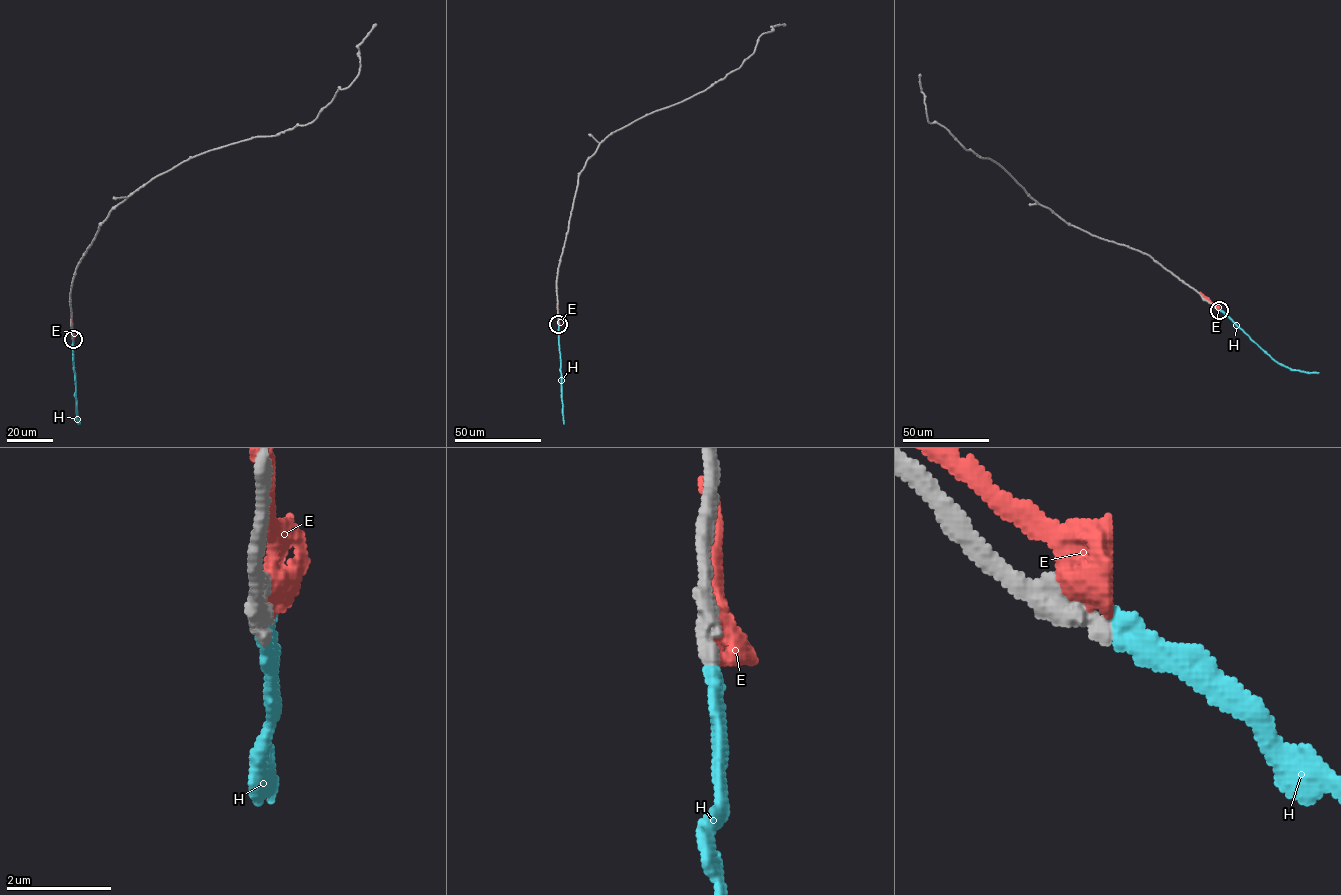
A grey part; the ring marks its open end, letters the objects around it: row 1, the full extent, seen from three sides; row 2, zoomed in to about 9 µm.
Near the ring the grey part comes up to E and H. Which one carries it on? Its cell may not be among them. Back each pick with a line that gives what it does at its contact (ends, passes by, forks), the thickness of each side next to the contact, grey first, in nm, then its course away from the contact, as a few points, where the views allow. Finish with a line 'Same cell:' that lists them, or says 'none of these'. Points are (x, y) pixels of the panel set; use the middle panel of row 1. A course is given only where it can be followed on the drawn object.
H: it ends there; 320 nm thick on the grey side, 360 nm on the other; it runs (558, 324), (564, 424)
Same cell: H

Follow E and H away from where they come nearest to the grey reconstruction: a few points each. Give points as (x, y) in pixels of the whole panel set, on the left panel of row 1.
E: (73, 337), (72, 315)
H: (73, 338), (77, 419), (80, 422)

